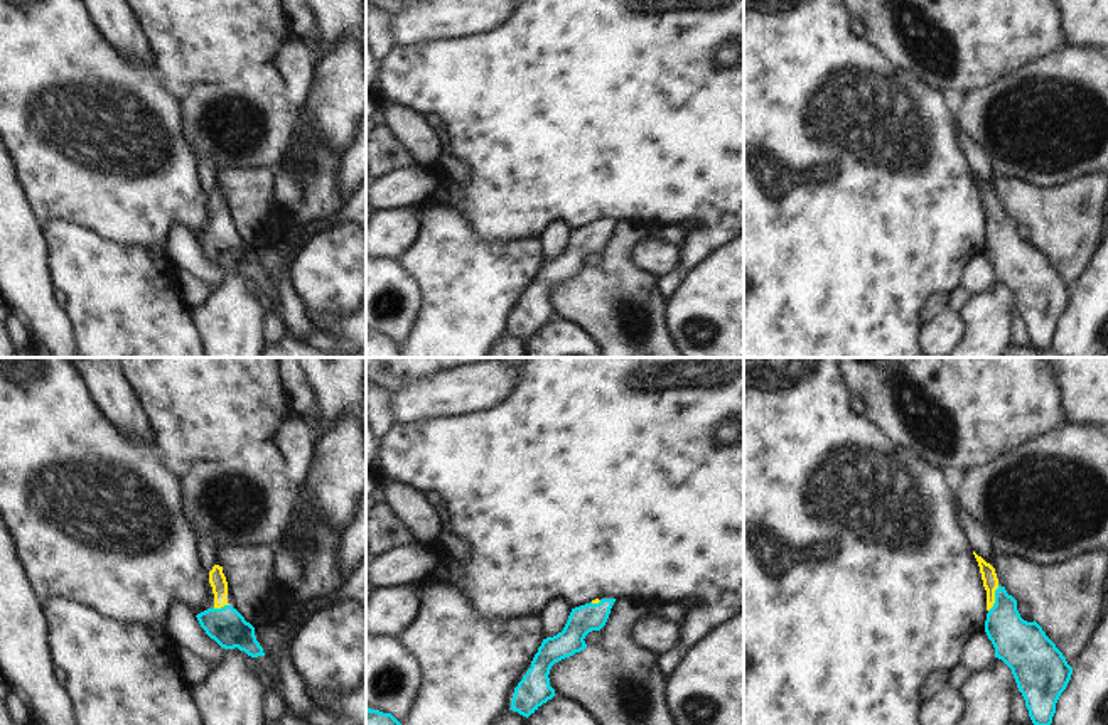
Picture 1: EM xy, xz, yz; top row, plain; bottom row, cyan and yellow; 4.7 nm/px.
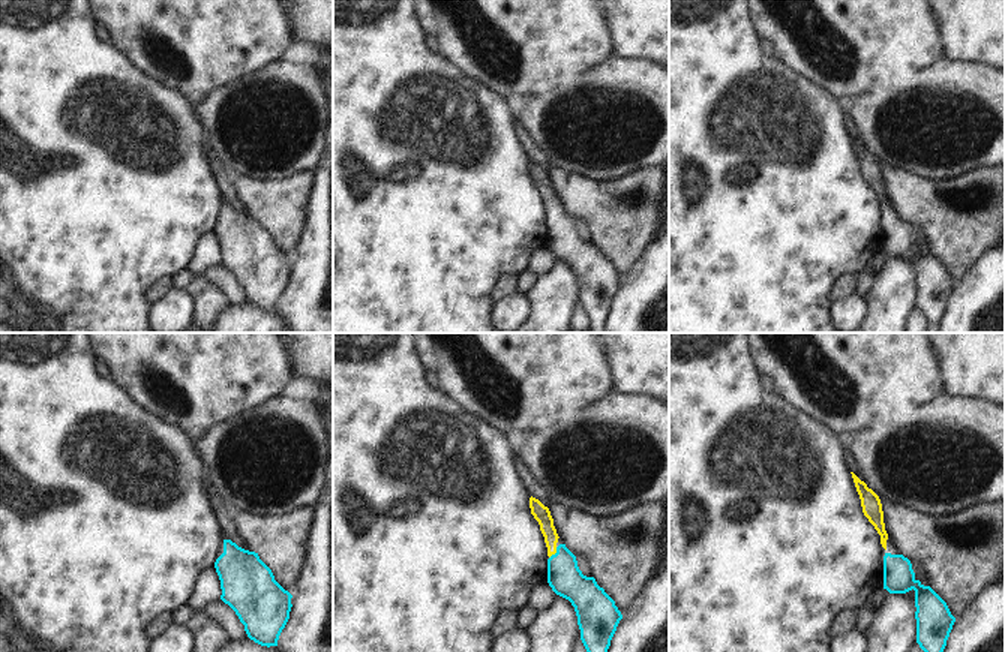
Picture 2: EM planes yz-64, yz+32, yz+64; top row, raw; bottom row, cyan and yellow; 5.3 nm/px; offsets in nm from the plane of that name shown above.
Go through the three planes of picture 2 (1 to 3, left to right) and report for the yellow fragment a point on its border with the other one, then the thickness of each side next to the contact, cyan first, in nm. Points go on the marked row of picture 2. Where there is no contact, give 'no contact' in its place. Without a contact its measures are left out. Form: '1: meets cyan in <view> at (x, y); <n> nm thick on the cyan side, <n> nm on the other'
1: no contact
2: meets cyan in yz+32 at (555, 553); 180 nm thick on the cyan side, 90 nm on the other
3: no contact

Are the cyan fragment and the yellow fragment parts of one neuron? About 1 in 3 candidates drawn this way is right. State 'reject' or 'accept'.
accept

